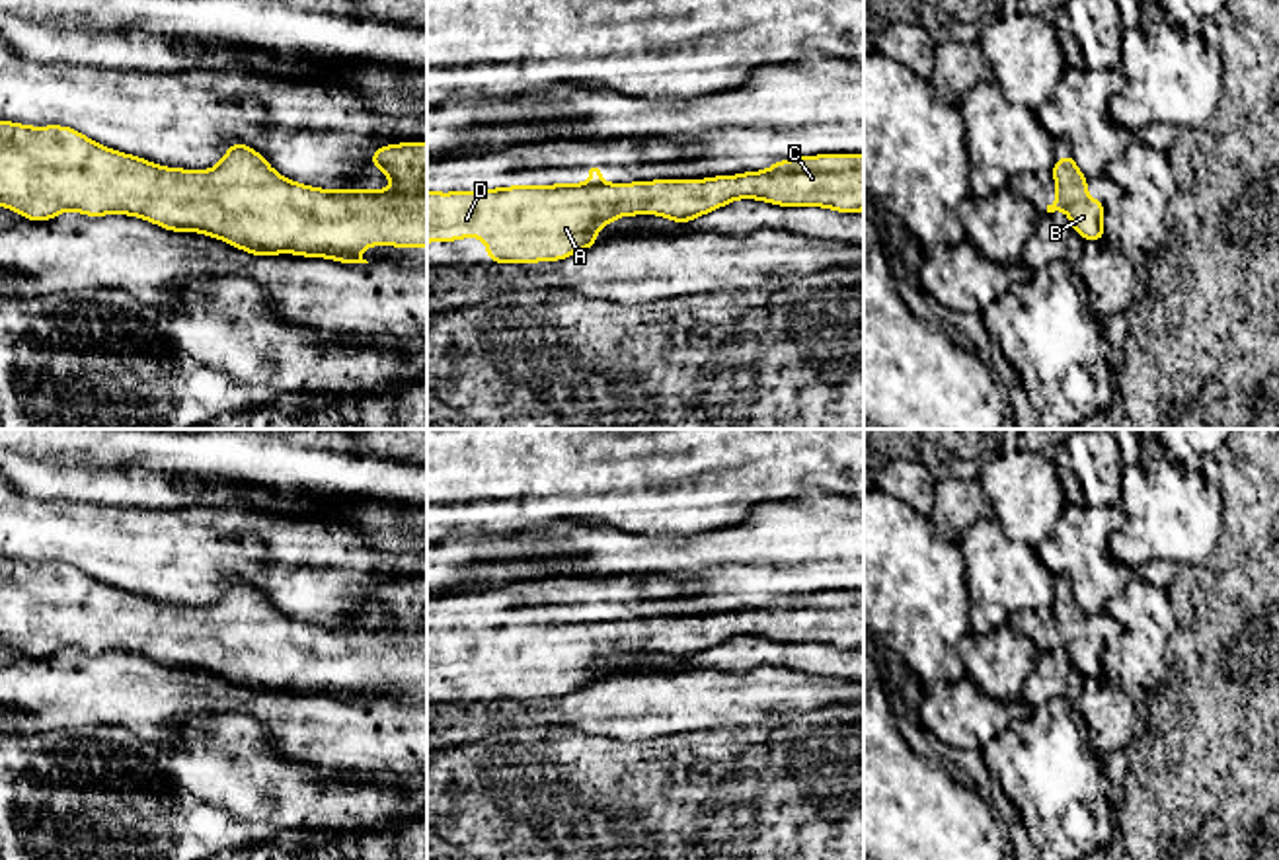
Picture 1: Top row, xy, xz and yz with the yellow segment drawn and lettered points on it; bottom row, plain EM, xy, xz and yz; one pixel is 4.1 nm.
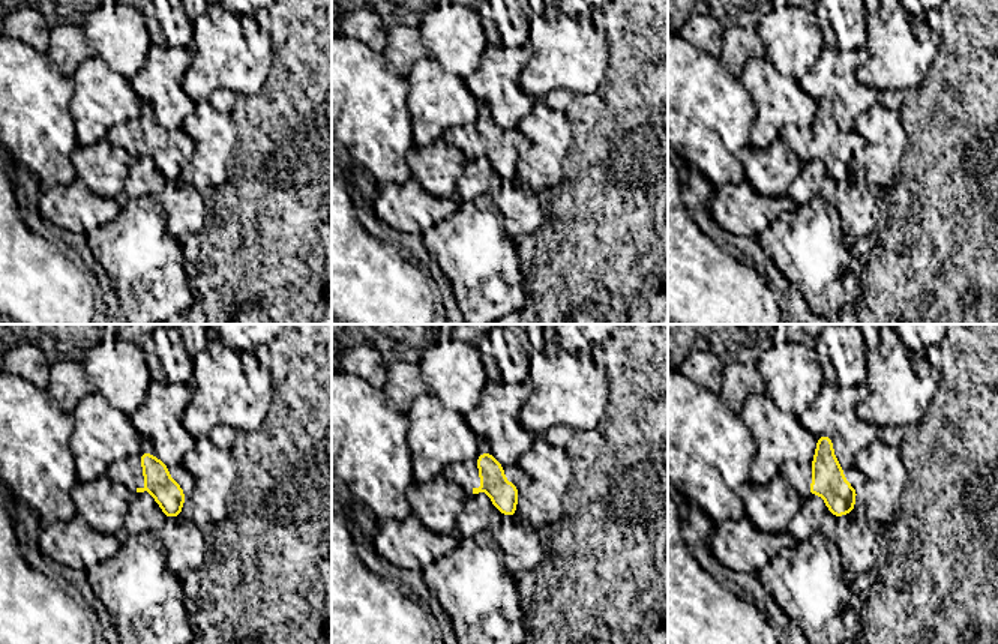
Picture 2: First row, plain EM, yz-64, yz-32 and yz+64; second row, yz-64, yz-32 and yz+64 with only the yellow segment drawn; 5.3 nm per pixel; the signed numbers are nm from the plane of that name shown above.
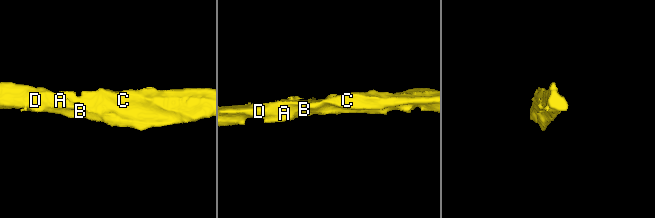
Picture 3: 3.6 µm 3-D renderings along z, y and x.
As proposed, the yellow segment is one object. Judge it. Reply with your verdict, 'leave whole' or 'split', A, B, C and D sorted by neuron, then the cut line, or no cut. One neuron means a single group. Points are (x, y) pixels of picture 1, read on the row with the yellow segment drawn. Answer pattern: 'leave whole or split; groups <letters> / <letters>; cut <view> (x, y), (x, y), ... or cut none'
leave whole; groups A B C D; cut none

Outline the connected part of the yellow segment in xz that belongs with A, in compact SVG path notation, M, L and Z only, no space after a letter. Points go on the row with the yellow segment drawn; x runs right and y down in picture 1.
M819 154L790 158L762 172L714 176L708 179L655 179L606 183L602 166L583 168L593 176L583 183L515 185L487 191L427 191L427 244L478 236L495 263L560 261L597 244L597 232L630 215L659 215L688 222L737 199L758 199L780 207L825 207L838 213L864 211L864 154Z

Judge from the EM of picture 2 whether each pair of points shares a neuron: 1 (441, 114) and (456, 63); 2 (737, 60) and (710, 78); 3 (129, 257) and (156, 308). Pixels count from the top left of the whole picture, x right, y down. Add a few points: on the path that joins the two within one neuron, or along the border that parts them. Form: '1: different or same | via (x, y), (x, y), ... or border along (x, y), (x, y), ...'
1: different | border along (431, 54), (447, 72), (465, 81)
2: different | border along (718, 57), (739, 78)
3: same | via (137, 269), (137, 282), (146, 296)

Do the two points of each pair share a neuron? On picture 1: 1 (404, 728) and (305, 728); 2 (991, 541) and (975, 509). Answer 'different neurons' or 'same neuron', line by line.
1: same neuron
2: different neurons

